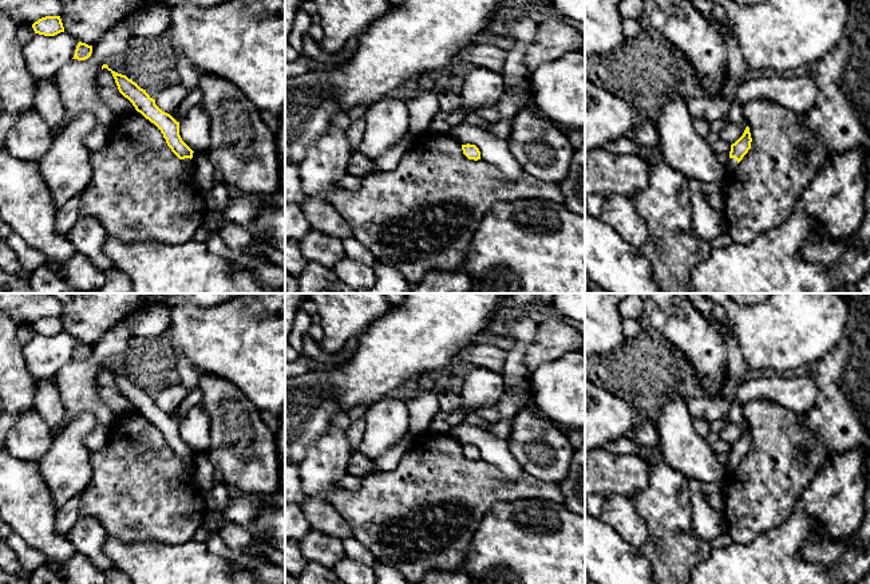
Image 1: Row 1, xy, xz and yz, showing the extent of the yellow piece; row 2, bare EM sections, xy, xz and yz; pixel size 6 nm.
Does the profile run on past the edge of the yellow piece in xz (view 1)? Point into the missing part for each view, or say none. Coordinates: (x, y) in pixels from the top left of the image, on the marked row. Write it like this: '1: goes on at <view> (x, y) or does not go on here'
1: does not go on here

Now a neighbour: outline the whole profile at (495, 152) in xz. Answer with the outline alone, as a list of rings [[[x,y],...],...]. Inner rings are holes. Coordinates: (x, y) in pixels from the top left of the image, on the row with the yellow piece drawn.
[[[467,123],[452,126],[448,135],[460,145],[475,145],[481,151],[481,159],[495,166],[509,178],[518,179],[523,174],[506,139]]]

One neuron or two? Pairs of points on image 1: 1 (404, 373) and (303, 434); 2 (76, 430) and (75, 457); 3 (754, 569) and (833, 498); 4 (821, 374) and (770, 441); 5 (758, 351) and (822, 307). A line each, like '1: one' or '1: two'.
1: one
2: one
3: one
4: two
5: one

